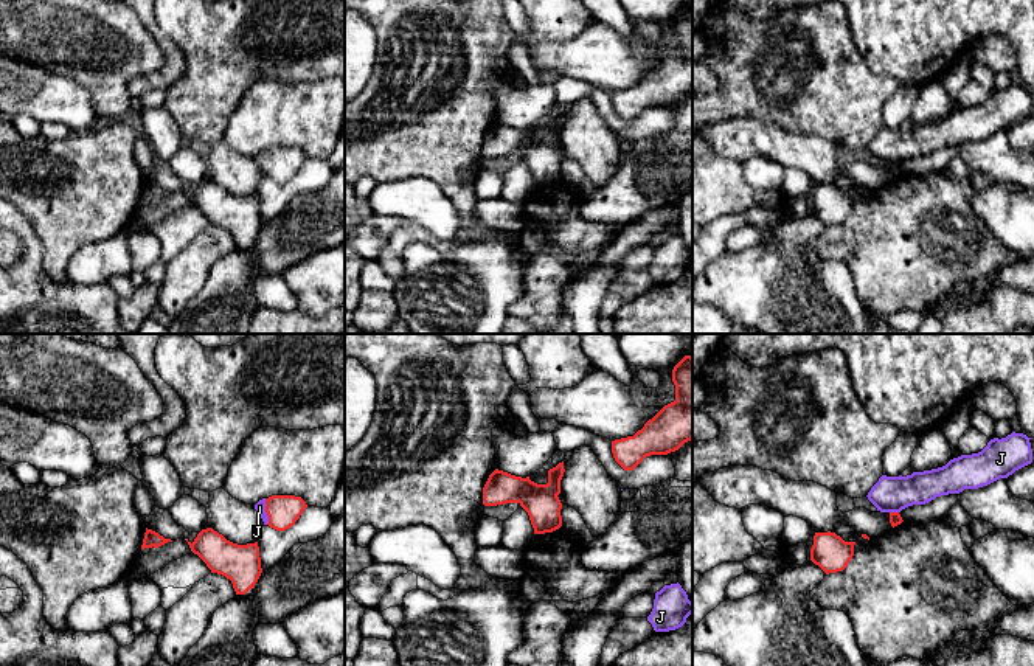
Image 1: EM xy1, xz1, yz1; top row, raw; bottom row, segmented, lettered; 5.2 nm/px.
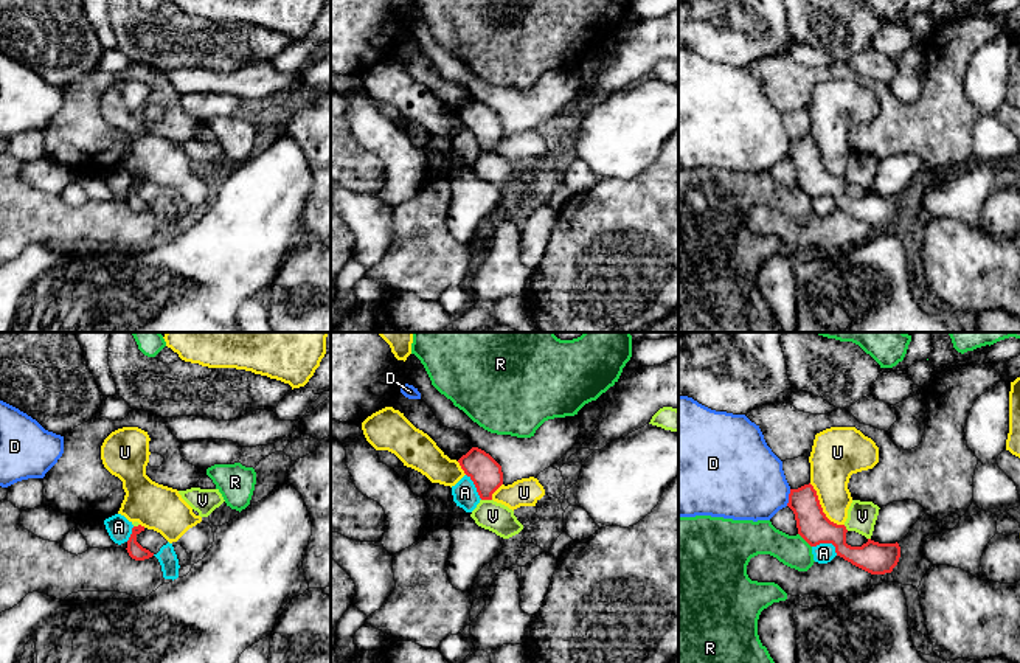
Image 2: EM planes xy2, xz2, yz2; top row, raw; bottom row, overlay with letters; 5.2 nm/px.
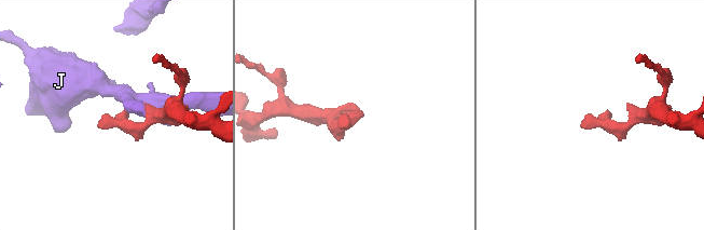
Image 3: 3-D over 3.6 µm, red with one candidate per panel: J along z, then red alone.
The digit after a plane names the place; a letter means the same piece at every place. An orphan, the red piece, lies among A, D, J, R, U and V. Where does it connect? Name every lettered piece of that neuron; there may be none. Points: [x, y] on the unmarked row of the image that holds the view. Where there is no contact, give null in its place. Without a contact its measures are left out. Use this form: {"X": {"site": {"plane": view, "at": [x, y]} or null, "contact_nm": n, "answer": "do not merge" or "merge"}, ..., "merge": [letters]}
{"A": {"site": {"plane": "yz2", "at": [828, 194]}, "contact_nm": 140, "answer": "do not merge"}, "D": {"site": {"plane": "yz2", "at": [789, 149]}, "contact_nm": 90, "answer": "do not merge"}, "J": {"site": {"plane": "xy1", "at": [266, 163]}, "contact_nm": 140, "answer": "merge"}, "R": {"site": {"plane": "yz2", "at": [804, 191]}, "contact_nm": 100, "answer": "do not merge"}, "U": {"site": {"plane": "yz2", "at": [822, 160]}, "contact_nm": 280, "answer": "do not merge"}, "V": {"site": {"plane": "xz2", "at": [486, 151]}, "contact_nm": 60, "answer": "do not merge"}, "merge": ["J"]}

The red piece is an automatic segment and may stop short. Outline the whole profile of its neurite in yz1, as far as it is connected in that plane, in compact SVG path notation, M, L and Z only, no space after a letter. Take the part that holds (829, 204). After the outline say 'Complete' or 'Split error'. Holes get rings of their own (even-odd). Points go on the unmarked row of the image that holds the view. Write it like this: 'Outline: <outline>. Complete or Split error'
Outline: M815 185L810 213L826 227L843 224L854 208L855 194L845 194L835 185Z. Complete

